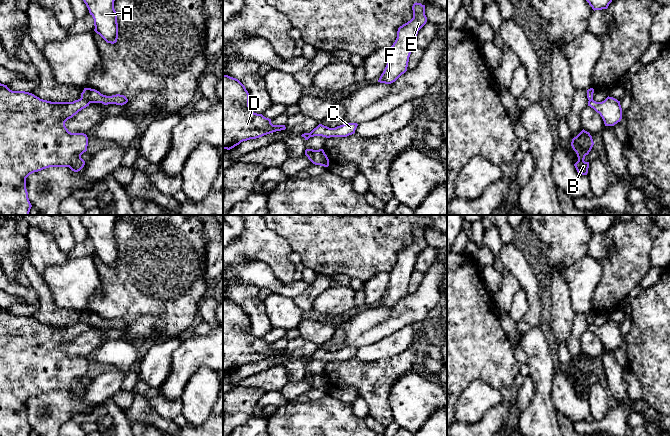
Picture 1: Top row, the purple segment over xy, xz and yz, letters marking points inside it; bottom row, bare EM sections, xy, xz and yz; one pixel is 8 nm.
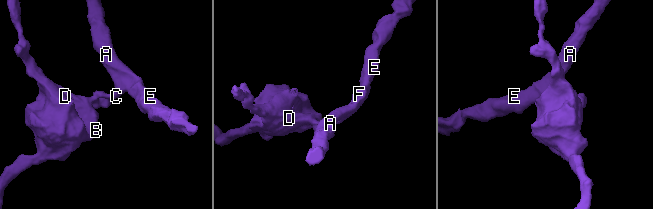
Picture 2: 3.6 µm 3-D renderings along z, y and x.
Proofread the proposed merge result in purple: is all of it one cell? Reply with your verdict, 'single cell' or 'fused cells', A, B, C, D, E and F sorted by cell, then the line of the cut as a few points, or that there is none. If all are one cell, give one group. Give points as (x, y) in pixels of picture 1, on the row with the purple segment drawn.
fused cells; groups A C E F / B D; cut xy (81, 97), (85, 98), (89, 103)

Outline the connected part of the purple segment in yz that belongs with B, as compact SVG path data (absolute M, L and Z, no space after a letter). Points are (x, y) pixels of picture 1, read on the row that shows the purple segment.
M584 129L572 139L571 146L576 152L578 161L574 164L578 173L587 175L589 162L585 162L585 156L589 154L594 145L592 136Z

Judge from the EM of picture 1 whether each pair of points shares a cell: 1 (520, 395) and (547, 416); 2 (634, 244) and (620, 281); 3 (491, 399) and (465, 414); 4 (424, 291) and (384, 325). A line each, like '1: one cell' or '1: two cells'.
1: two cells
2: one cell
3: one cell
4: one cell

